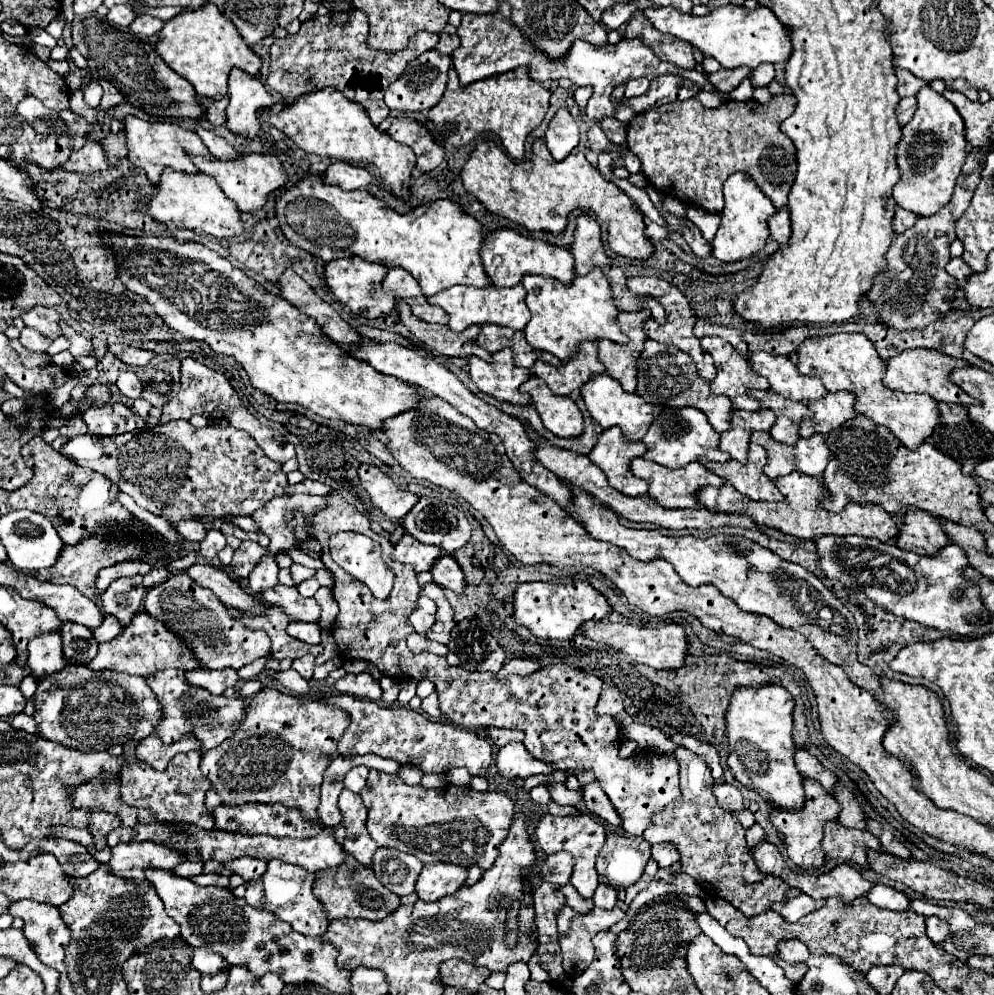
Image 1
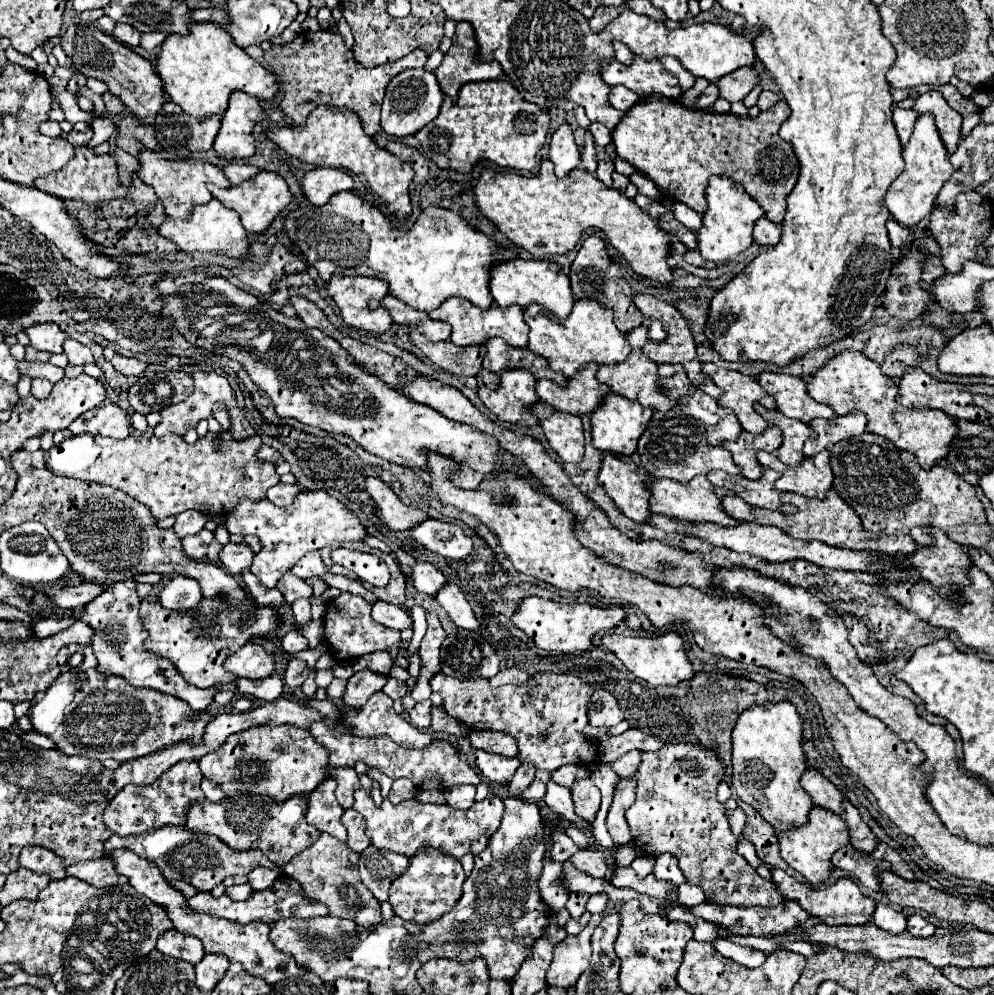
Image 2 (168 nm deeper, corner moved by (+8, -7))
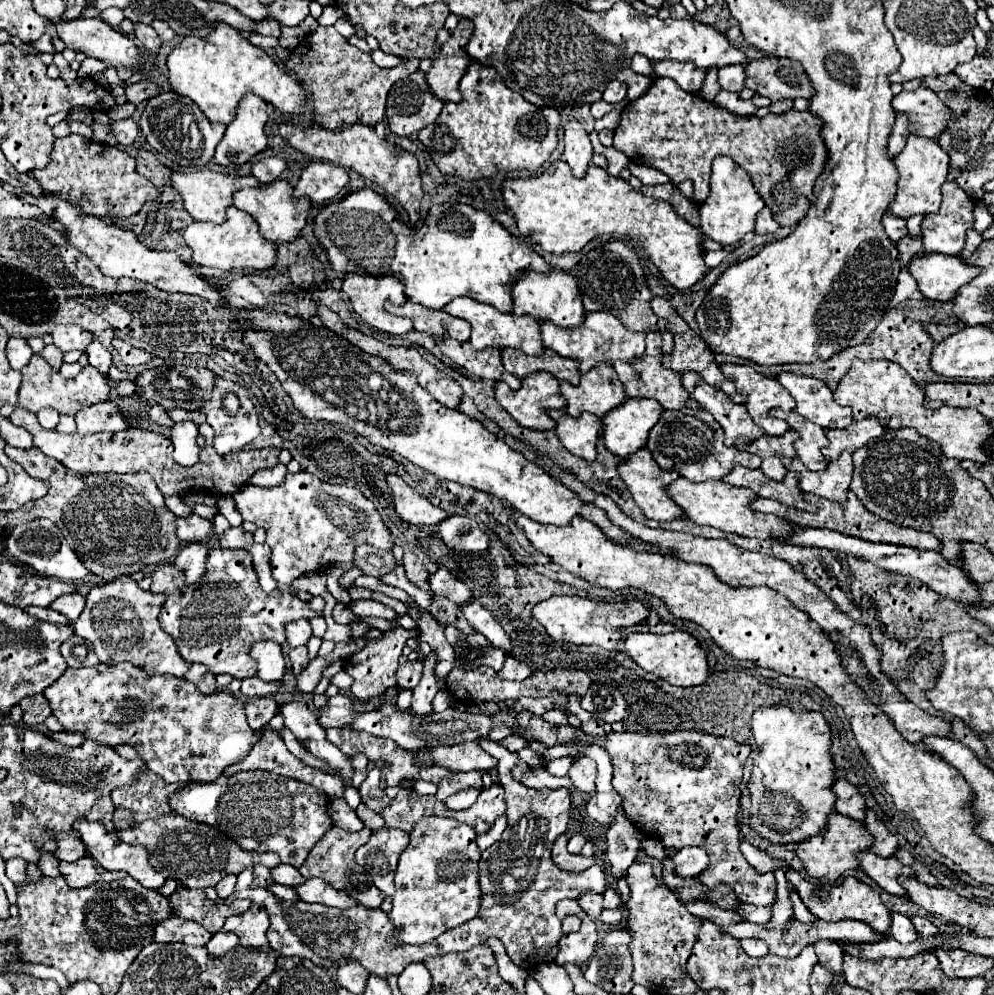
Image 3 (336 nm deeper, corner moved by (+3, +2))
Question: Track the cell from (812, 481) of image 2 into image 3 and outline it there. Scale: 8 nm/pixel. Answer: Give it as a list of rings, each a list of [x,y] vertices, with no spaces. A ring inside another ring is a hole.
[[[844,451],[840,459],[830,461],[830,467],[822,473],[814,471],[802,471],[800,473],[800,489],[804,493],[812,493],[830,501],[846,503],[846,493],[852,481],[852,453]]]

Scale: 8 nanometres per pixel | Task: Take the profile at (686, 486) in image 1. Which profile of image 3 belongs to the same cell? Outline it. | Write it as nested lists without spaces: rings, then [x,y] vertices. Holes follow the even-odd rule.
[[[680,477],[668,487],[668,493],[680,507],[684,507],[688,519],[694,519],[694,523],[698,525],[708,525],[708,527],[742,535],[742,537],[756,537],[756,539],[768,539],[768,537],[788,539],[794,533],[794,525],[790,521],[780,519],[776,515],[764,515],[754,511],[750,503],[756,501],[758,495],[744,487],[730,487],[728,483],[714,481],[714,479],[702,481],[702,483],[690,483],[688,479]]]

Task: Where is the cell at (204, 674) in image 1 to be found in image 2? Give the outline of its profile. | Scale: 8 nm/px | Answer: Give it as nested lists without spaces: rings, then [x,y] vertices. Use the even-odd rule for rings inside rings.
[[[135,580],[113,582],[103,594],[91,600],[81,614],[81,620],[95,628],[95,640],[91,648],[99,662],[97,670],[103,674],[123,676],[131,686],[137,686],[137,688],[151,688],[163,694],[177,696],[185,700],[193,710],[207,710],[209,704],[213,702],[213,696],[221,690],[221,686],[211,686],[211,688],[191,686],[183,680],[183,676],[179,676],[179,672],[169,664],[169,660],[163,660],[163,658],[153,656],[151,652],[145,652],[143,640],[147,632],[141,628],[141,622],[139,622],[141,600],[135,588],[137,588]]]

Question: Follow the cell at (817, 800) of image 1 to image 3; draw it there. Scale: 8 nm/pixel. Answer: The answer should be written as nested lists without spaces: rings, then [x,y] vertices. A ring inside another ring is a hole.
[[[832,813],[830,819],[828,819],[826,835],[818,835],[814,839],[808,839],[806,843],[798,843],[796,845],[796,855],[804,863],[806,873],[810,877],[816,877],[816,879],[828,877],[828,881],[836,881],[842,873],[860,867],[860,861],[856,859],[856,853],[868,851],[872,847],[872,841],[874,839],[866,831],[864,823],[848,819],[846,815],[840,815],[840,813]]]

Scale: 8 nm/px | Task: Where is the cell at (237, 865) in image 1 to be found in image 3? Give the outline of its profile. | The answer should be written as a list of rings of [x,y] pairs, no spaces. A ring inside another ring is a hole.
[[[278,865],[276,869],[272,869],[272,879],[280,885],[288,885],[288,887],[298,887],[306,881],[306,877],[300,875],[300,871],[296,867],[290,865]]]

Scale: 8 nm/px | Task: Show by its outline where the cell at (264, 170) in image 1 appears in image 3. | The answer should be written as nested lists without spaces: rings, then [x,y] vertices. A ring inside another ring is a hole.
[[[278,179],[270,185],[262,185],[258,189],[240,189],[234,195],[234,207],[250,213],[258,221],[262,237],[272,243],[290,243],[296,237],[300,237],[300,231],[304,229],[308,213],[310,213],[310,205],[312,203],[308,199],[292,201],[292,185],[284,179]]]

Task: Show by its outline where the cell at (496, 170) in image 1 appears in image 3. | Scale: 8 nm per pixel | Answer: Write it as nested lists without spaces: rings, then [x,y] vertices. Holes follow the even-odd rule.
[[[556,161],[538,177],[506,181],[502,195],[514,211],[520,233],[548,253],[580,251],[600,235],[620,233],[642,239],[654,265],[680,291],[692,287],[710,271],[704,263],[702,233],[696,227],[682,219],[668,201],[646,197],[632,189],[628,181],[612,177],[596,165],[588,167],[586,177],[576,179],[564,161]]]

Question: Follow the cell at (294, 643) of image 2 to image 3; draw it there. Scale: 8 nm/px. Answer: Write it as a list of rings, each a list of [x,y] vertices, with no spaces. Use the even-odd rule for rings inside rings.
[[[298,619],[286,625],[286,637],[290,647],[298,647],[298,645],[306,645],[308,639],[312,637],[312,627],[306,619]]]

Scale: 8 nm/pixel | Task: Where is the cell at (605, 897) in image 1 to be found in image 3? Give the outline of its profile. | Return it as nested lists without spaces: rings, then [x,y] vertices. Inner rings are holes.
[[[606,889],[604,891],[604,907],[606,909],[616,909],[620,905],[622,905],[622,899],[620,899],[618,891],[616,889]]]

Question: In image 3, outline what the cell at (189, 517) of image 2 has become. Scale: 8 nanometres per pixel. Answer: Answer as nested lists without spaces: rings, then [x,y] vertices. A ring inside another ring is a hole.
[[[166,497],[166,505],[168,505],[168,509],[174,513],[174,515],[178,515],[178,517],[186,517],[186,515],[192,515],[192,509],[182,501],[182,497]]]

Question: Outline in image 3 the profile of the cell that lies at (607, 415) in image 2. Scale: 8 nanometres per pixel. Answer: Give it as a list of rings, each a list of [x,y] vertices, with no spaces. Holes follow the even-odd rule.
[[[628,399],[622,407],[604,417],[604,445],[618,459],[626,461],[648,441],[650,429],[658,423],[662,407],[654,399]]]

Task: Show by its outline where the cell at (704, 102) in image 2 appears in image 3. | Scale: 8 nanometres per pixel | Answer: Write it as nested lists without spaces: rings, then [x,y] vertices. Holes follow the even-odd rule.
[[[746,63],[726,65],[718,69],[718,81],[724,91],[742,91],[746,81]]]

